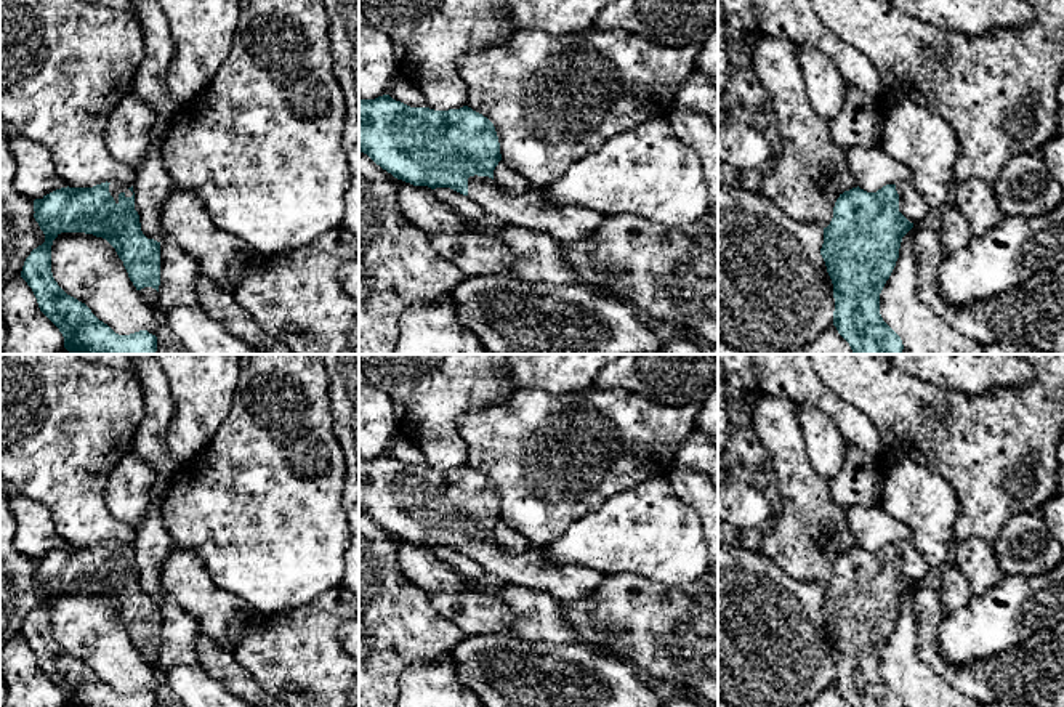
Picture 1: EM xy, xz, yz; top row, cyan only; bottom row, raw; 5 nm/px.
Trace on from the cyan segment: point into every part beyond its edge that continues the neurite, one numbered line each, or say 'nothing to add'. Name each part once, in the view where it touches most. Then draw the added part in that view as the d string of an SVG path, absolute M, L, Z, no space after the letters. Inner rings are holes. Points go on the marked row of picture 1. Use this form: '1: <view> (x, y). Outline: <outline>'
1: xy (114, 188). Outline: M111 183L109 184L109 192L114 197L115 204L119 204L119 194L123 192L125 197L131 197L133 192L130 191L131 186L119 184L119 183Z

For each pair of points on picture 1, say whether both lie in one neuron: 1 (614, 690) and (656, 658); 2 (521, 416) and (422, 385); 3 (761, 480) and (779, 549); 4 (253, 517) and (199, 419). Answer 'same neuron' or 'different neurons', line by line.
1: different neurons
2: different neurons
3: different neurons
4: different neurons

